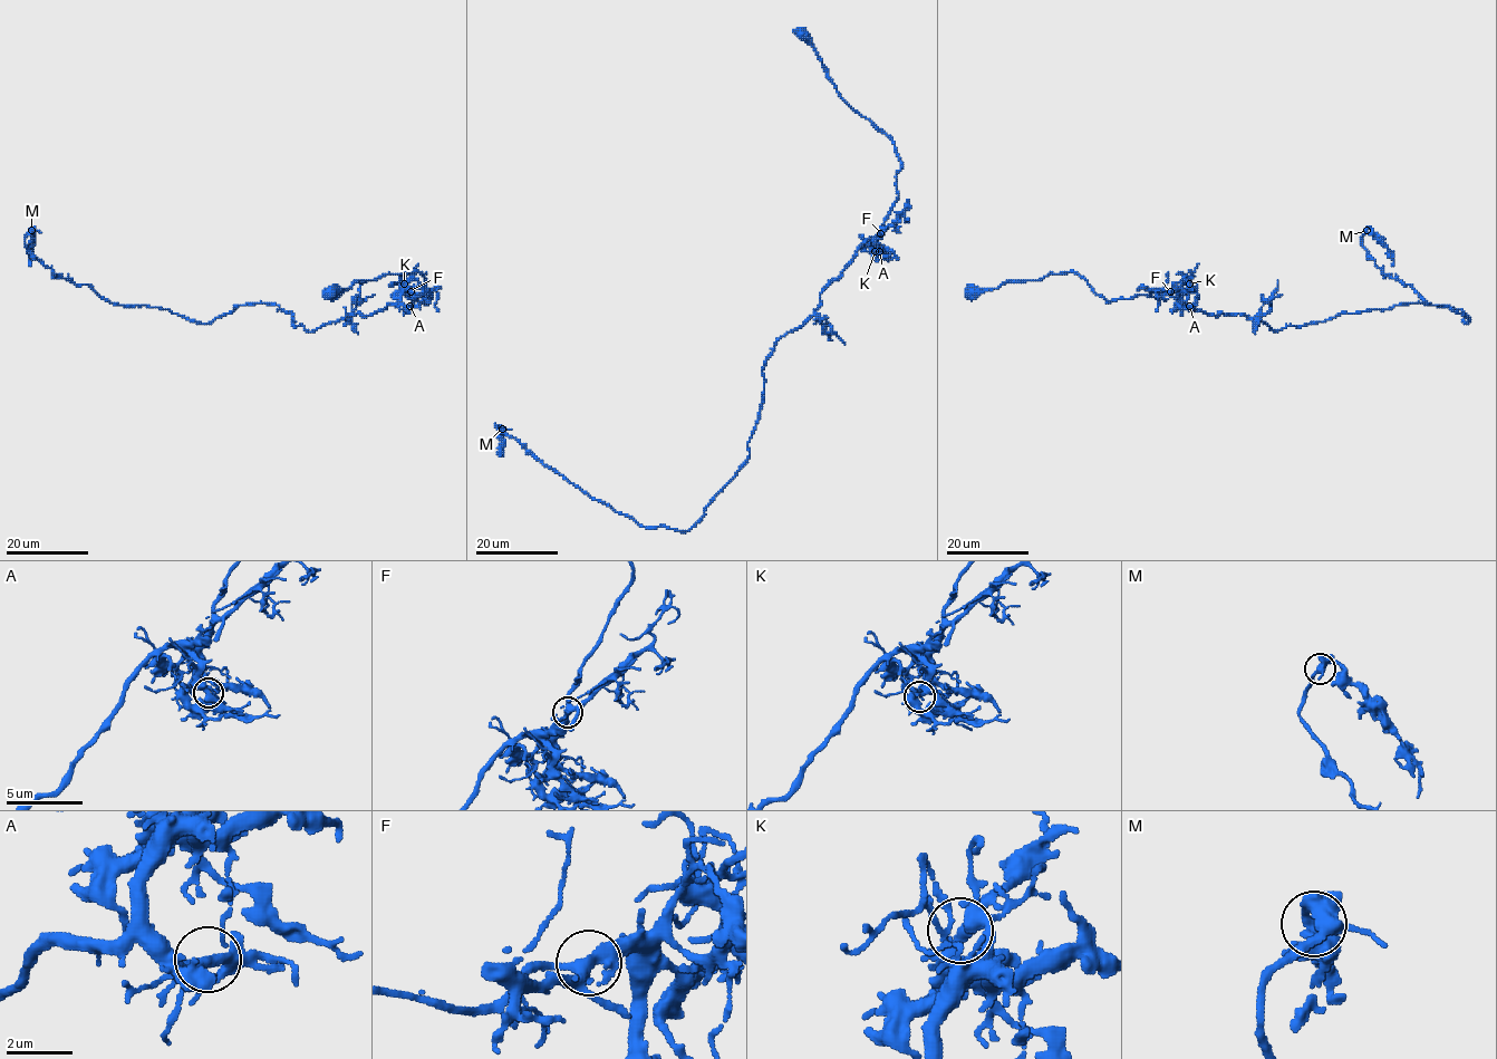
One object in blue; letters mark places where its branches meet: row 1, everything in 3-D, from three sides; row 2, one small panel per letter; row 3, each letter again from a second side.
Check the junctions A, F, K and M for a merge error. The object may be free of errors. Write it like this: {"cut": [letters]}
{"cut": []}

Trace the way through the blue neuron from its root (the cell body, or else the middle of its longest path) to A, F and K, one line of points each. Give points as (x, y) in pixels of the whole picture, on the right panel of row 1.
A: (968, 294), (976, 297), (1007, 281), (1073, 271), (1108, 301), (1177, 290), (1177, 302), (1189, 306)
F: (968, 294), (976, 297), (1007, 281), (1070, 271), (1108, 301), (1170, 291)
K: (968, 294), (976, 297), (1007, 281), (1070, 271), (1108, 301), (1157, 297), (1189, 283)

